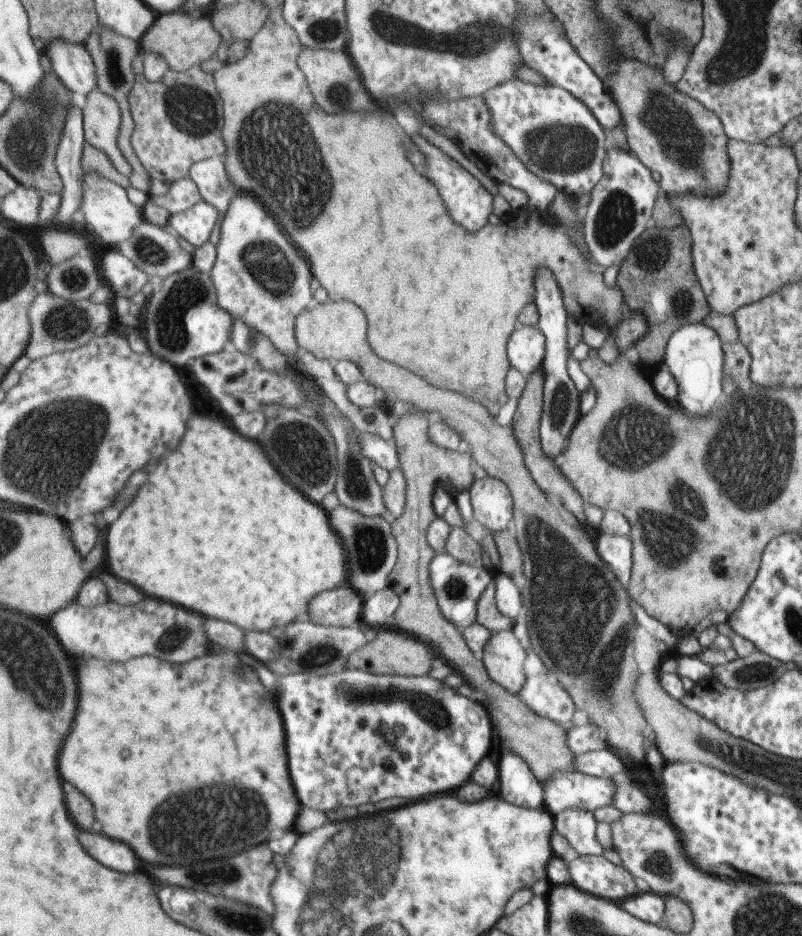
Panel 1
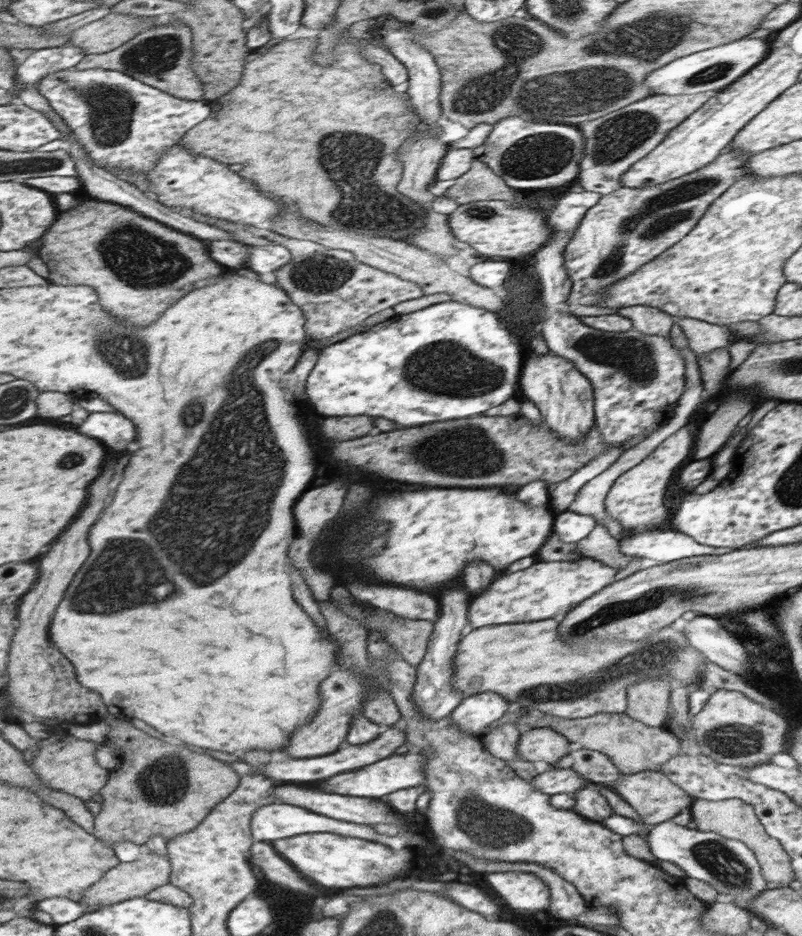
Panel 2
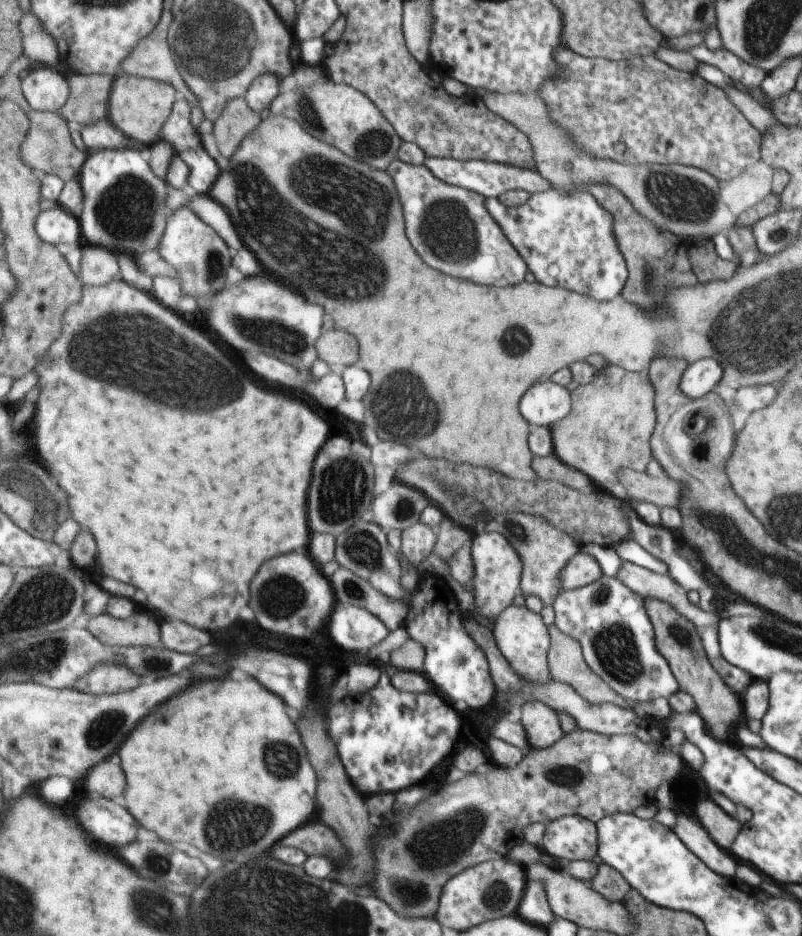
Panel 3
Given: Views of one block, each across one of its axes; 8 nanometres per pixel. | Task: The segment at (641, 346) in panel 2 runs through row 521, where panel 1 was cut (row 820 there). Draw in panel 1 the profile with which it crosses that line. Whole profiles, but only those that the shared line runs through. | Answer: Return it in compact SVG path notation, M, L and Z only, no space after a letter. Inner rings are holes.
M565 808L555 816L557 834L565 838L579 856L601 855L602 848L595 838L596 822L591 811Z

